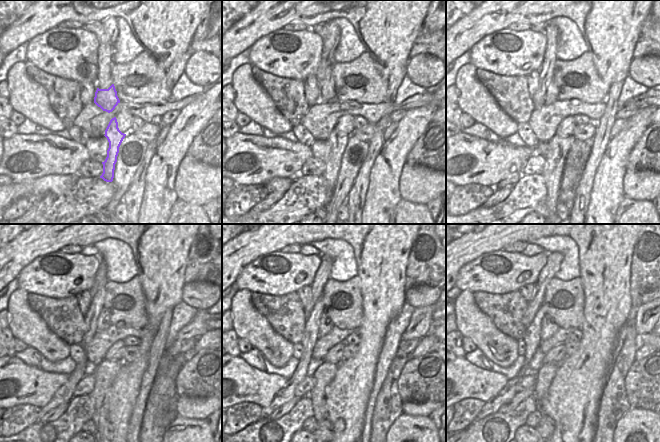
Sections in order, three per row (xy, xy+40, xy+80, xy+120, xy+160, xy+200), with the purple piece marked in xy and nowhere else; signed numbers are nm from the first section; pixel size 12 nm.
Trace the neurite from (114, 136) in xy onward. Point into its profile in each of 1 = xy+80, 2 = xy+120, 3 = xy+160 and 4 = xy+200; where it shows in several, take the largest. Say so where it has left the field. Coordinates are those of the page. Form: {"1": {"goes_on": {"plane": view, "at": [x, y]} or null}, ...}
{"1": {"goes_on": {"plane": "xy+80", "at": [559, 147]}}, "2": {"goes_on": {"plane": "xy+120", "at": [105, 373]}}, "3": {"goes_on": {"plane": "xy+160", "at": [325, 373]}}, "4": {"goes_on": {"plane": "xy+200", "at": [545, 375]}}}

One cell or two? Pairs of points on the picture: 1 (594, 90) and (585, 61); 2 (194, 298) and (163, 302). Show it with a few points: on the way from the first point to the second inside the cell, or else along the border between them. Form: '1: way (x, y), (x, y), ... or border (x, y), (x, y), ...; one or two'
1: way (591, 83), (591, 76), (585, 68); one
2: border (185, 283), (182, 289), (181, 300); two

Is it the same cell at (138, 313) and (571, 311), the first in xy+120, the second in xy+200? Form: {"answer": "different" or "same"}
{"answer": "same"}

